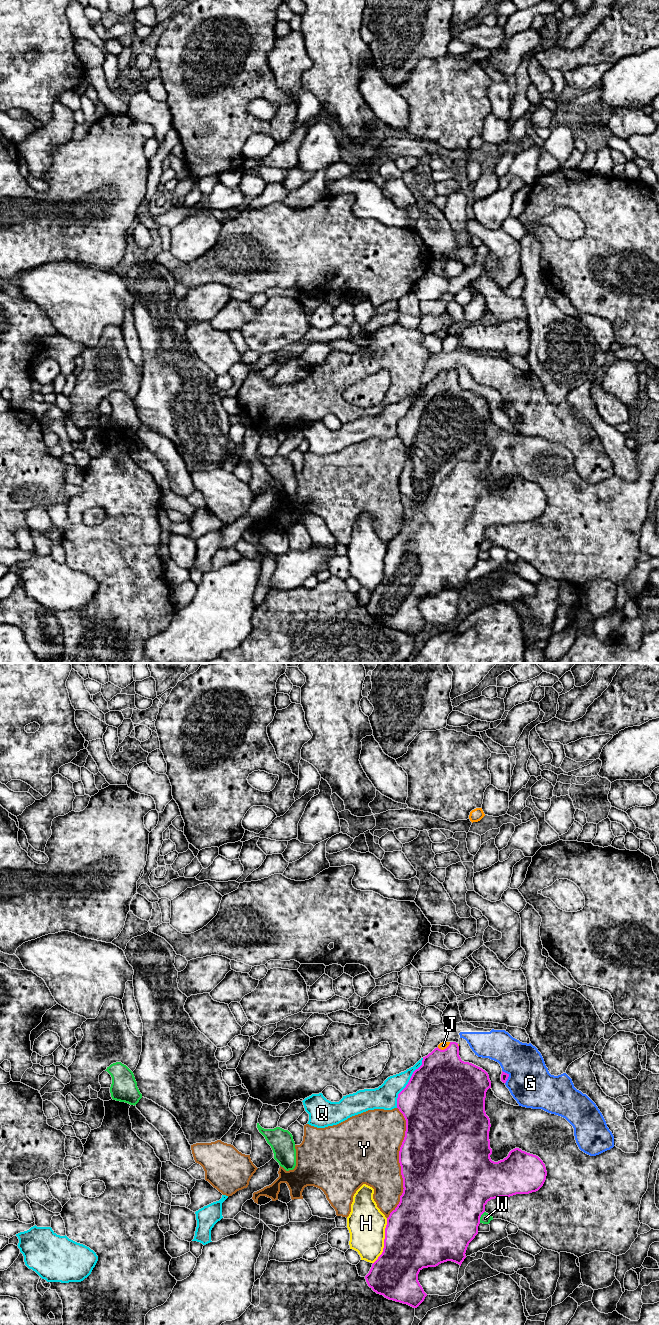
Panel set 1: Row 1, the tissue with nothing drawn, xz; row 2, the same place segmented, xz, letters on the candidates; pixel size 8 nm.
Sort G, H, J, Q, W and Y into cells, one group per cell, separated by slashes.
G / H / J / Q / W / Y

